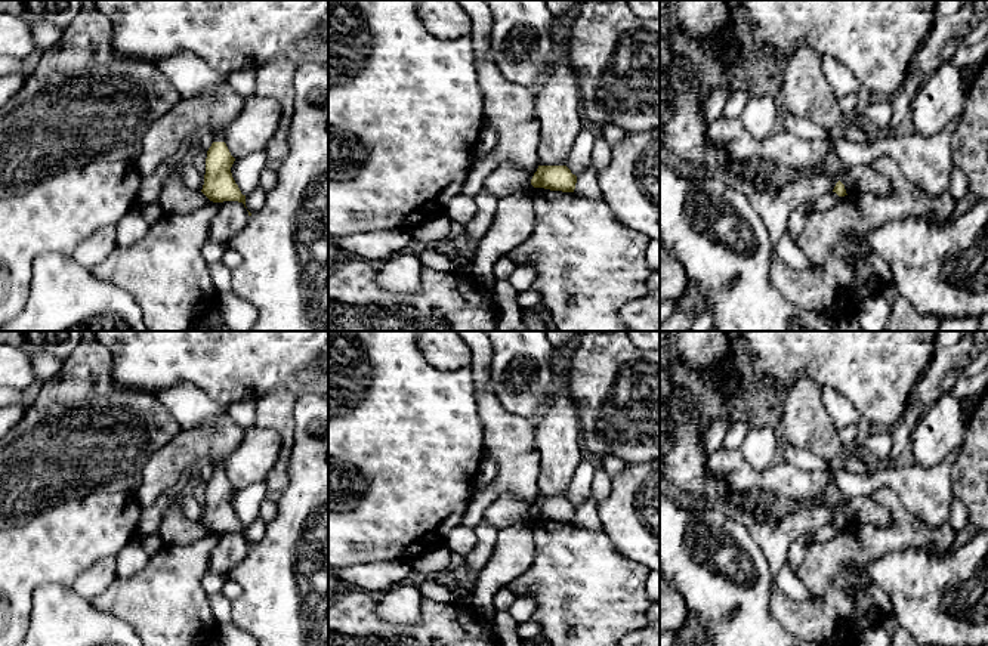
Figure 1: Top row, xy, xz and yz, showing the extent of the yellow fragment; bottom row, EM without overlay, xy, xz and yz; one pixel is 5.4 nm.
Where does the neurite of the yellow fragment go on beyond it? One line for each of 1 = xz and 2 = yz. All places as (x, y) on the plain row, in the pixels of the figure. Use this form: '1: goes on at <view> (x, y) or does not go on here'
1: does not go on here
2: does not go on here

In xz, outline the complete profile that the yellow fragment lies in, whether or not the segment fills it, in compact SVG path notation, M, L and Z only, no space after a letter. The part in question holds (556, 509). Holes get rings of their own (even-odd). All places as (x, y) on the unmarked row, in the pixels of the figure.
M538 497L531 510L534 519L574 523L577 507L566 497Z

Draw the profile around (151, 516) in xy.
M179 488L161 494L154 504L142 507L136 534L148 537L157 532L163 516L173 504L177 504L180 507L182 514L188 520L203 520L204 506L201 506L197 498L191 495L185 488Z

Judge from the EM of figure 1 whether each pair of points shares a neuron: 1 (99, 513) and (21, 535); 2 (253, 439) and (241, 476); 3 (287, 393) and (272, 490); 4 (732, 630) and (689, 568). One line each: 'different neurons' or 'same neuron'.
1: same neuron
2: same neuron
3: same neuron
4: same neuron

